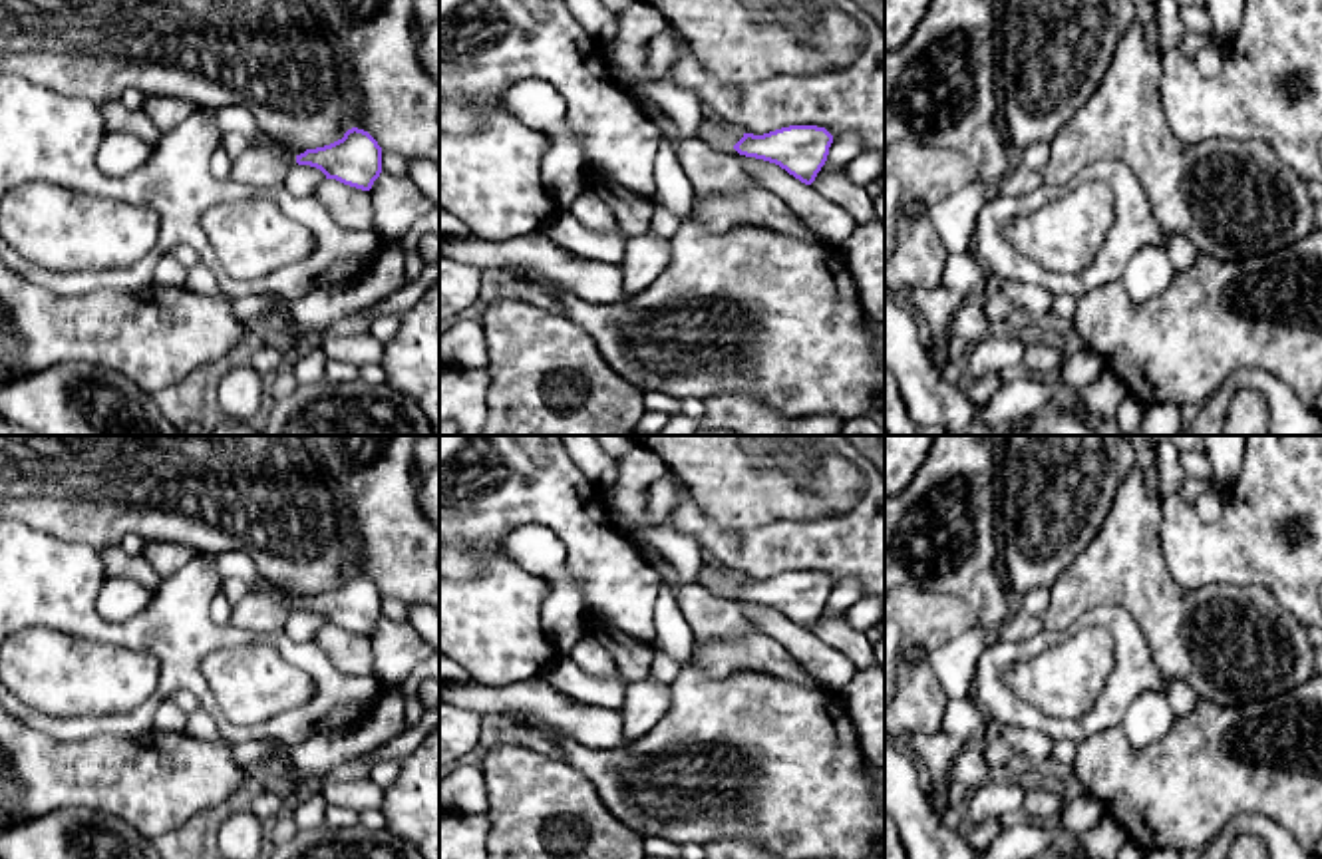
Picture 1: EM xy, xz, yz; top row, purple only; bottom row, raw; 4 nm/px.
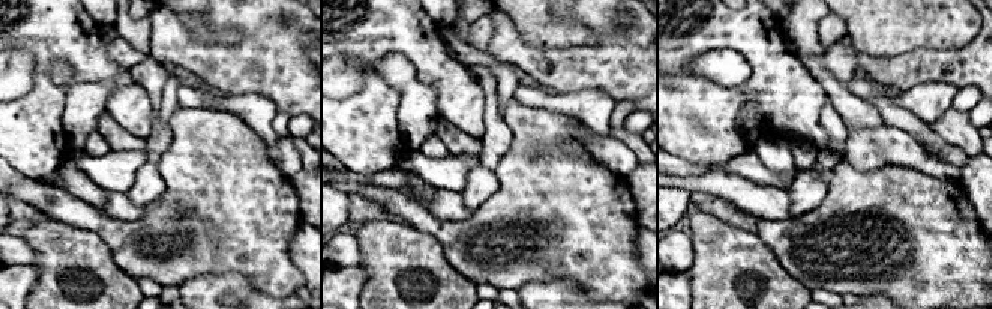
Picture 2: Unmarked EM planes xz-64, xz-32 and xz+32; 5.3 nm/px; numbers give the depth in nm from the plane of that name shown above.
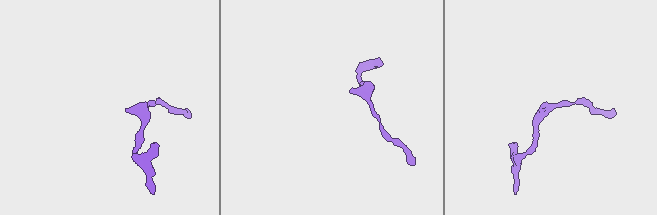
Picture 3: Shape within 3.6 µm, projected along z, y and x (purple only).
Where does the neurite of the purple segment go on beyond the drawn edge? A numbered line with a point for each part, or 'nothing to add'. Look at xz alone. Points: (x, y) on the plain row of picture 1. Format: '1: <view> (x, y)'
1: xz (724, 585)

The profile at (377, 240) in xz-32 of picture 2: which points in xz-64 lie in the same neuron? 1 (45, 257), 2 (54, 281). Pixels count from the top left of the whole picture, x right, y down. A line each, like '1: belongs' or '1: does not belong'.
1: belongs
2: belongs

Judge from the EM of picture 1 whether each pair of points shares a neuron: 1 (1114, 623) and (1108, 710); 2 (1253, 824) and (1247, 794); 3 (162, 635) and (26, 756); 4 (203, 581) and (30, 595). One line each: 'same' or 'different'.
1: same
2: different
3: different
4: same

